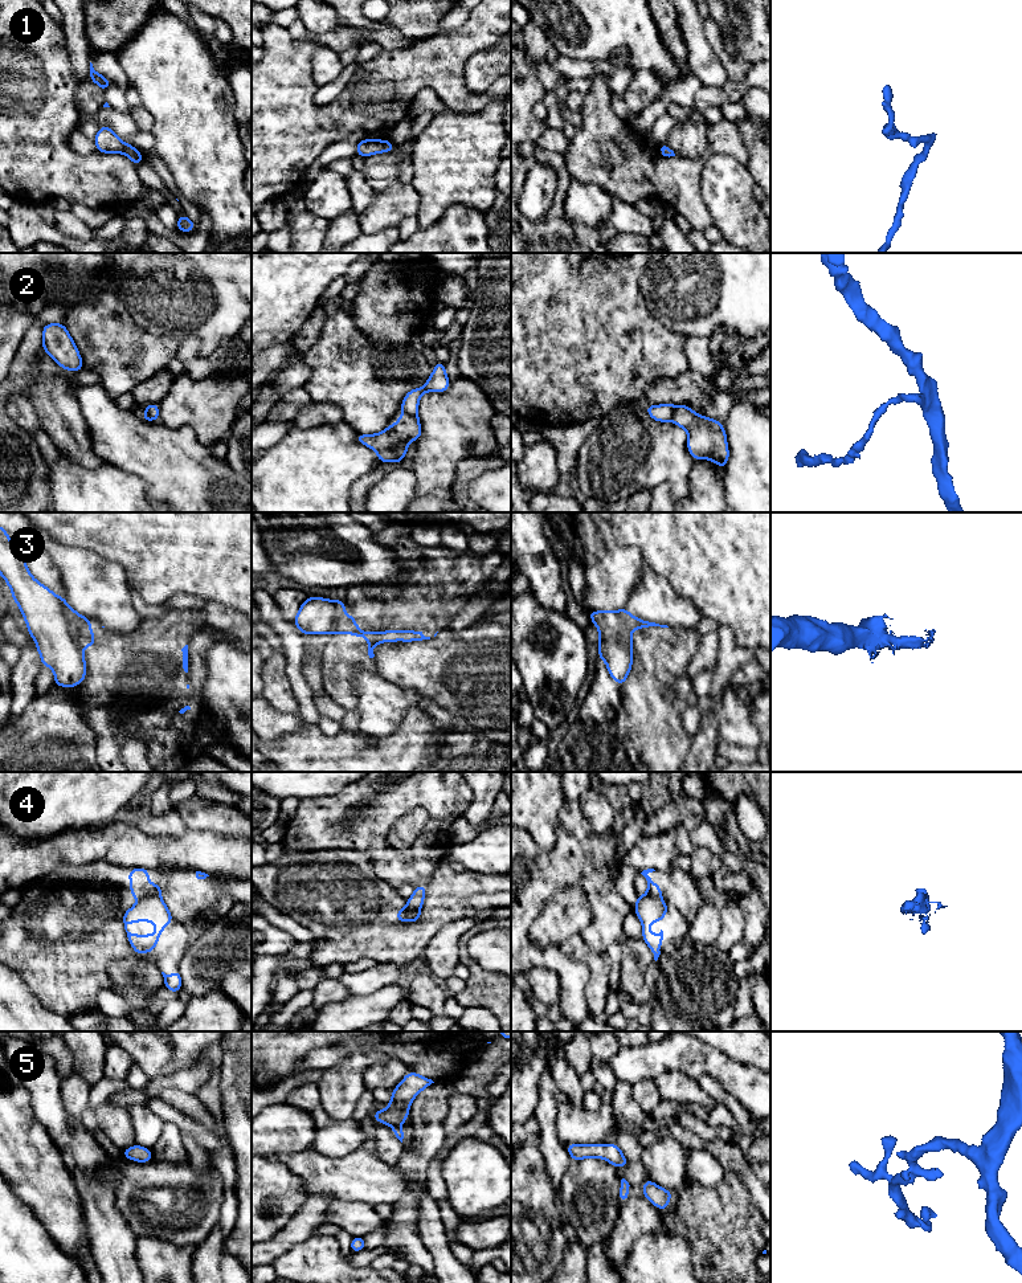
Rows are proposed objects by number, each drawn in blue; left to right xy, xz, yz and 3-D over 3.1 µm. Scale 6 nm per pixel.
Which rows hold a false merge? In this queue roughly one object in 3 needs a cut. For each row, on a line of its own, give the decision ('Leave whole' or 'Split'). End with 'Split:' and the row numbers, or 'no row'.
1: Leave whole
2: Split
3: Split
4: Split
5: Leave whole
Split: 2, 3, 4

